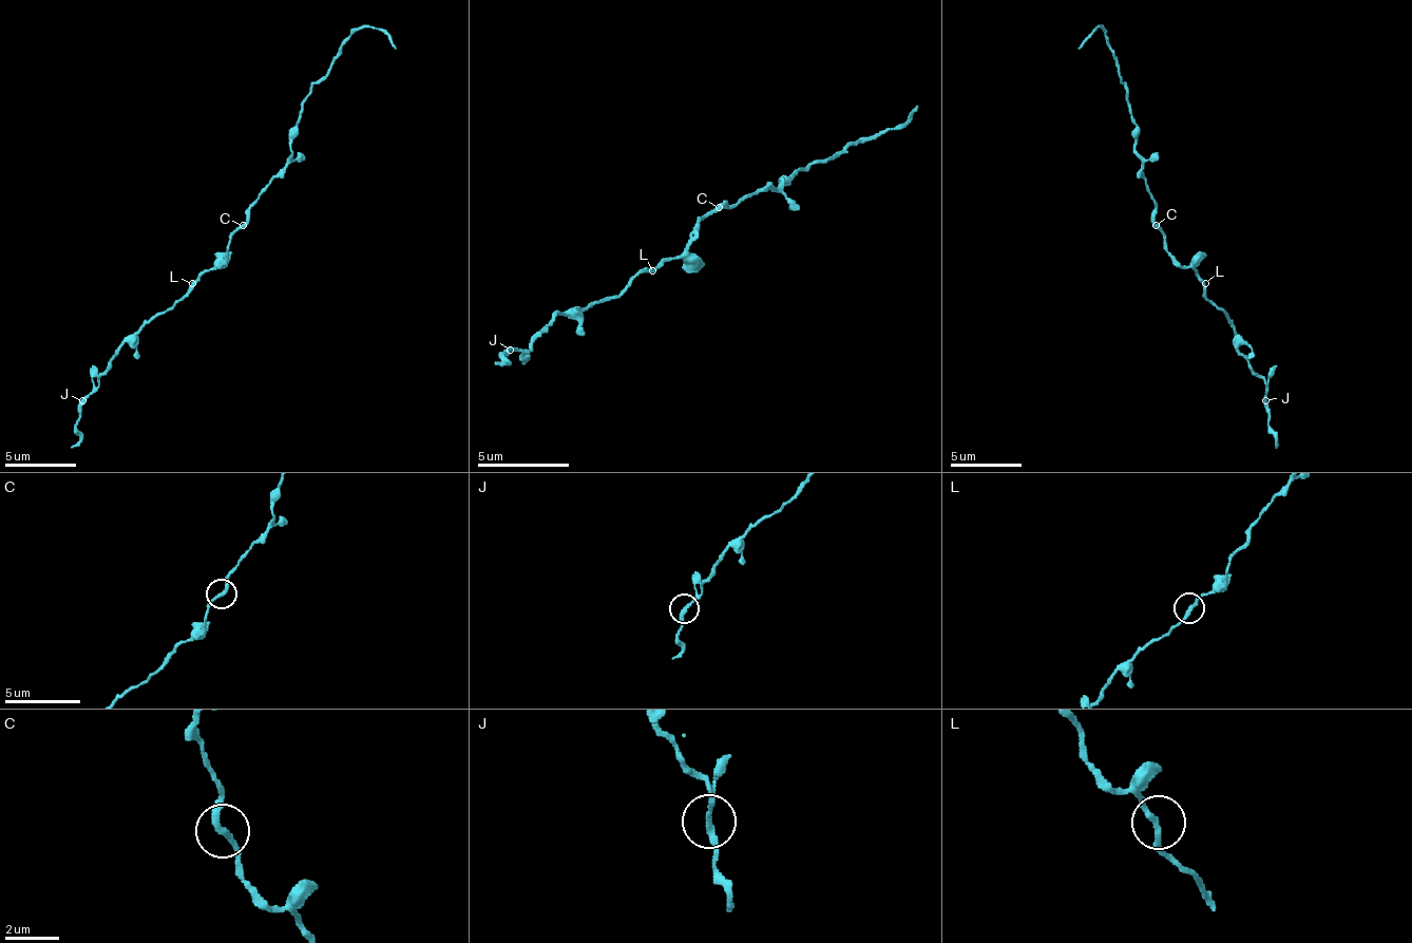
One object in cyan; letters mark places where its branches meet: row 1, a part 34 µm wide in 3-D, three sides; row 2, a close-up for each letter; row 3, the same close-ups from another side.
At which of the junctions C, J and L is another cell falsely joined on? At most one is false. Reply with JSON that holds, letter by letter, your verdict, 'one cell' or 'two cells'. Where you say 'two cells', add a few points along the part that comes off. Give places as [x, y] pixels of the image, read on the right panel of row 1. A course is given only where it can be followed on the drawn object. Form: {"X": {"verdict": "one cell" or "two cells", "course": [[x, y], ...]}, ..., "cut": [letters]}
{"C": {"verdict": "one cell"}, "J": {"verdict": "one cell"}, "L": {"verdict": "one cell"}, "cut": []}

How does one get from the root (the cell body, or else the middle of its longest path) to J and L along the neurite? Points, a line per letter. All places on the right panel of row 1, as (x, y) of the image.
J: (1162, 233), (1162, 244), (1184, 265), (1195, 269), (1205, 294), (1229, 319), (1237, 351), (1265, 382), (1265, 400)
L: (1162, 233), (1162, 244), (1184, 265), (1190, 265), (1205, 283)

